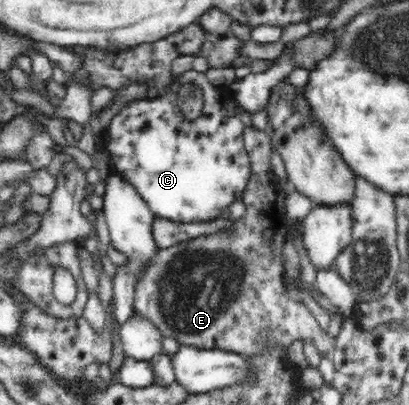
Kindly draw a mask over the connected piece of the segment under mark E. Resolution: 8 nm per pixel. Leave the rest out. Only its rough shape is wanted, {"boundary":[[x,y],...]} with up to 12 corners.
{"boundary":[[270,137],[231,233],[161,248],[131,317],[181,346],[253,356],[335,339],[285,295],[289,189]]}

